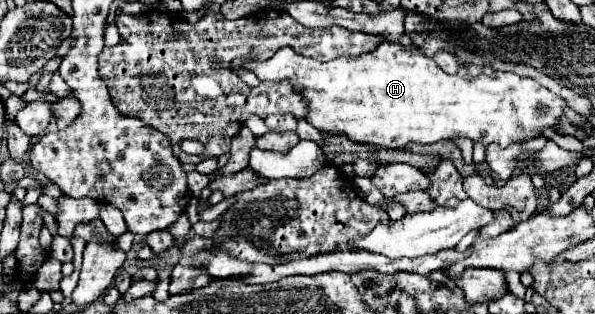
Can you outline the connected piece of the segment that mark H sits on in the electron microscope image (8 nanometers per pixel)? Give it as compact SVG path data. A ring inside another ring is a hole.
M384 40L374 52L366 52L362 56L340 56L330 62L318 62L306 56L296 54L292 48L280 48L266 62L244 62L238 68L250 70L258 76L260 82L282 82L288 80L294 90L298 90L308 102L310 110L304 116L314 128L322 130L330 136L348 136L358 144L372 144L376 148L402 148L410 142L416 144L434 144L438 140L448 140L454 136L466 136L472 142L482 142L484 146L496 142L502 148L514 142L524 142L534 136L542 128L552 128L558 124L562 116L562 108L566 102L552 94L548 88L540 86L532 78L522 78L512 72L496 72L496 78L486 74L466 80L462 74L446 74L442 72L430 56L424 56L418 48L402 50L400 44Z

